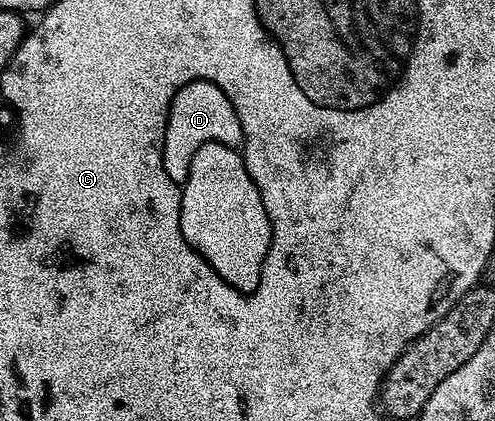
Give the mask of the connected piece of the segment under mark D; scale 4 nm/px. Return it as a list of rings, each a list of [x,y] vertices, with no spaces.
[[[193,81],[183,87],[172,99],[166,125],[170,128],[170,133],[164,133],[164,151],[168,151],[166,162],[168,167],[172,167],[176,171],[180,171],[186,164],[192,163],[192,155],[196,155],[196,151],[200,151],[200,147],[204,147],[204,143],[224,143],[224,147],[238,149],[244,142],[244,127],[240,123],[240,115],[236,115],[236,107],[232,107],[232,103],[223,89],[219,85],[213,85],[210,81]]]

